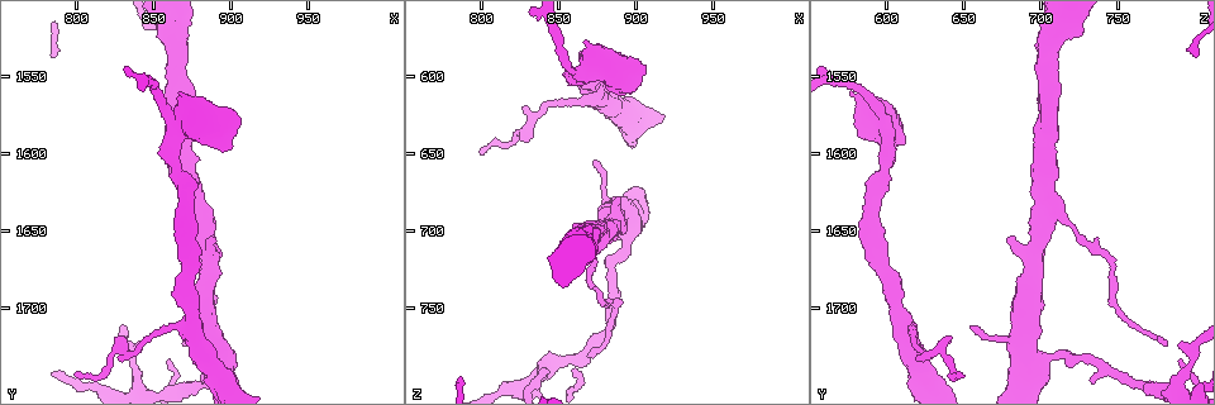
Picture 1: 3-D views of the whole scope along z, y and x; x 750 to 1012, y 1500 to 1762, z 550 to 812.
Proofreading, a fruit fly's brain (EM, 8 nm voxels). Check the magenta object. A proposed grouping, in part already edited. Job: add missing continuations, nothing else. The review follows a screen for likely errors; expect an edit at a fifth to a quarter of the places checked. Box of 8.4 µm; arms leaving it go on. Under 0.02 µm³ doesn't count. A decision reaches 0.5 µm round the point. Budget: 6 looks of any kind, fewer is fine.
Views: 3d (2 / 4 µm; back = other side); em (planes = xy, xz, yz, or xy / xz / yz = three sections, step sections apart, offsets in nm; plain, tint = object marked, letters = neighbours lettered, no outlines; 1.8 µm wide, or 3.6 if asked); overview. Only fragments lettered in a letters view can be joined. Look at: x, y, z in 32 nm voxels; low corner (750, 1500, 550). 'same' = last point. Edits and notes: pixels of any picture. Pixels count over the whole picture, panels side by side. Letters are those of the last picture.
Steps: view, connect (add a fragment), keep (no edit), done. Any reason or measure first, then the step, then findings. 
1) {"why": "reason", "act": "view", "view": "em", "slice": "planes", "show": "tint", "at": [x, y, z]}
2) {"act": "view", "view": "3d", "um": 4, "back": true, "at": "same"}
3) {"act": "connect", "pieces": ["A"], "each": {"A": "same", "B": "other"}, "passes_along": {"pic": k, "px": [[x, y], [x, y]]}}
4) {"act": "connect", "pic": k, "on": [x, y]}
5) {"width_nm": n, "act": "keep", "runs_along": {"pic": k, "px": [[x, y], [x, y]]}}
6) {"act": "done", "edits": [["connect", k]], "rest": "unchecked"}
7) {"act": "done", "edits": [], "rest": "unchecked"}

{"why": "thin end", "act": "view", "view": "em", "slice": "planes", "show": "letters", "at": [872, 1712, 652]}

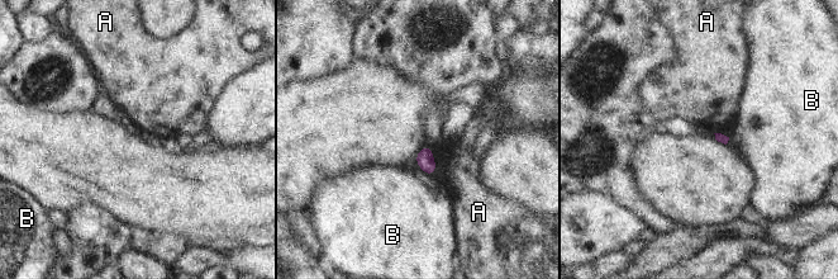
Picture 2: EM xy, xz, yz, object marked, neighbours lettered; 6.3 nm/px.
{"act": "keep", "each": {"A": "other", "B": "other"}, "border": {"pic": 2, "px": [[431, 149], [436, 166], [432, 175]]}, "found": "no lettered fragment goes on from it"}

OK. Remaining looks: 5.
{"why": "sharp bend", "act": "view", "view": "3d", "um": 4, "at": [892, 1732, 702]}

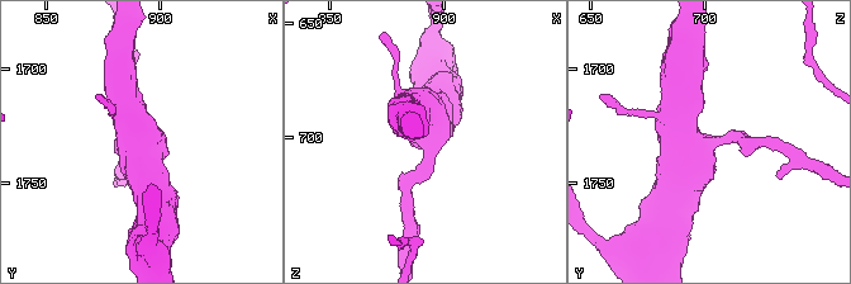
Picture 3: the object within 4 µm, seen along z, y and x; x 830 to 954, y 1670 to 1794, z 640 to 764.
{"arms": 4, "act": "view", "view": "em", "um": 3.6, "slice": "planes", "show": "letters", "at": [892, 1733, 701]}

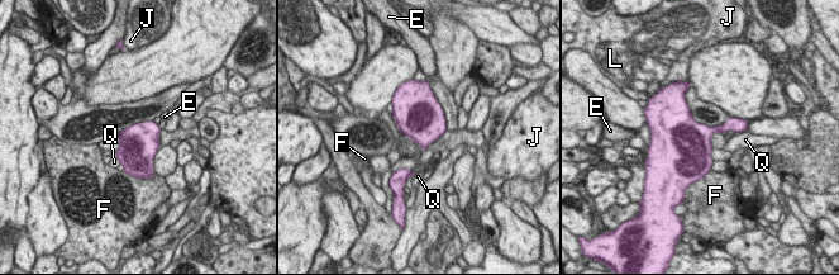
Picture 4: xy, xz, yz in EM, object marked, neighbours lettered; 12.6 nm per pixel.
{"longest_contact_nm": ["Q", 190], "act": "keep", "each": {"E": "other", "F": "other", "J": "other", "L": "other", "Q": "other"}, "found": "no lettered fragment goes on from it"}

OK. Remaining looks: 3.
{"act": "view", "view": "em", "slice": "planes", "show": "letters", "at": [870, 1726, 780]}

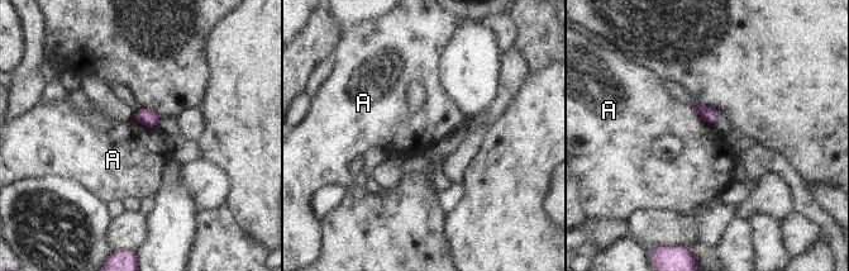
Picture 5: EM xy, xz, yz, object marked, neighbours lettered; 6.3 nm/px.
{"act": "keep", "each": {"A": "other"}, "found": "no lettered fragment goes on from it"}

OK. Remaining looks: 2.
{"act": "done", "edits": [], "rest": "unchecked"}

